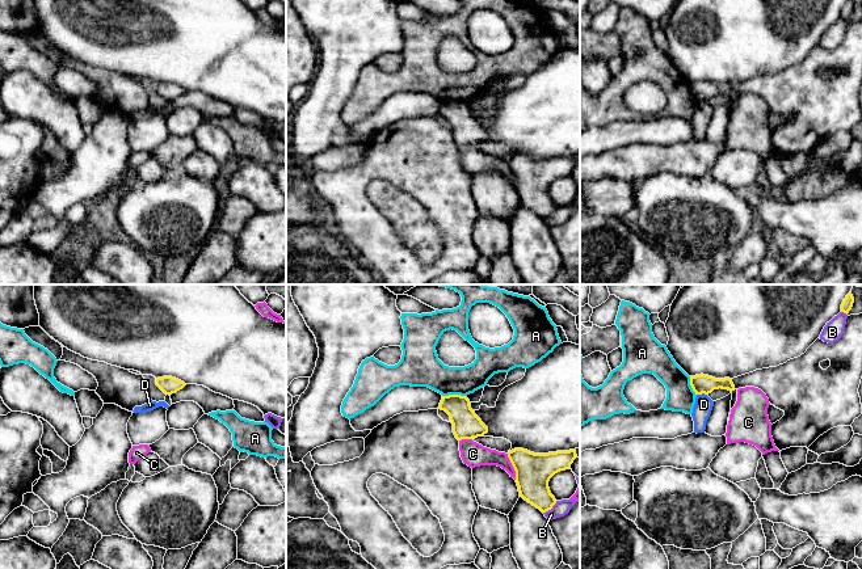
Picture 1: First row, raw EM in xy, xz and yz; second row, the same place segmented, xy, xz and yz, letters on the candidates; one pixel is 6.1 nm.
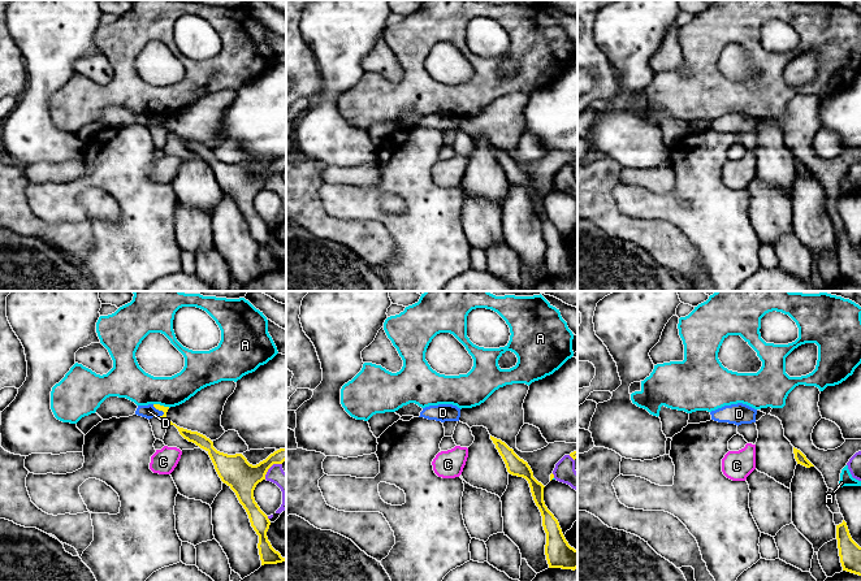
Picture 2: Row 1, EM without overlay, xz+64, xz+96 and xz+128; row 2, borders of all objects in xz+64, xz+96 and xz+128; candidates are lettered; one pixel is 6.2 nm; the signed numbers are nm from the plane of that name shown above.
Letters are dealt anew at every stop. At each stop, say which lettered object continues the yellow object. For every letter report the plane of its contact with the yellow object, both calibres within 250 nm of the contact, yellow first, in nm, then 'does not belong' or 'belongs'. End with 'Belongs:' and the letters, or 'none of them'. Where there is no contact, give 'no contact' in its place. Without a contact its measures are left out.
A: xz | 180/220 nm | does not belong
B: xz | 220/90 nm | does not belong
C: xz | 220/140 nm | does not belong
D: yz | 110/110 nm | does not belong
Belongs: none of them

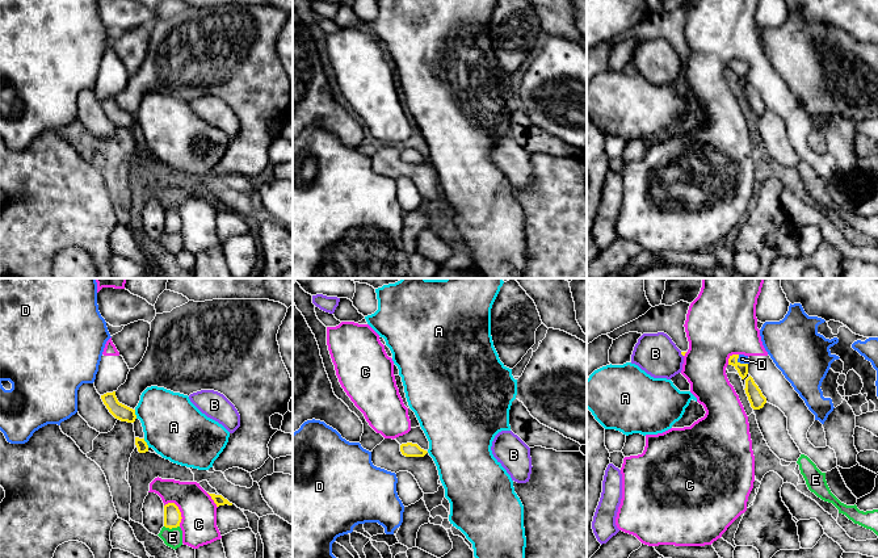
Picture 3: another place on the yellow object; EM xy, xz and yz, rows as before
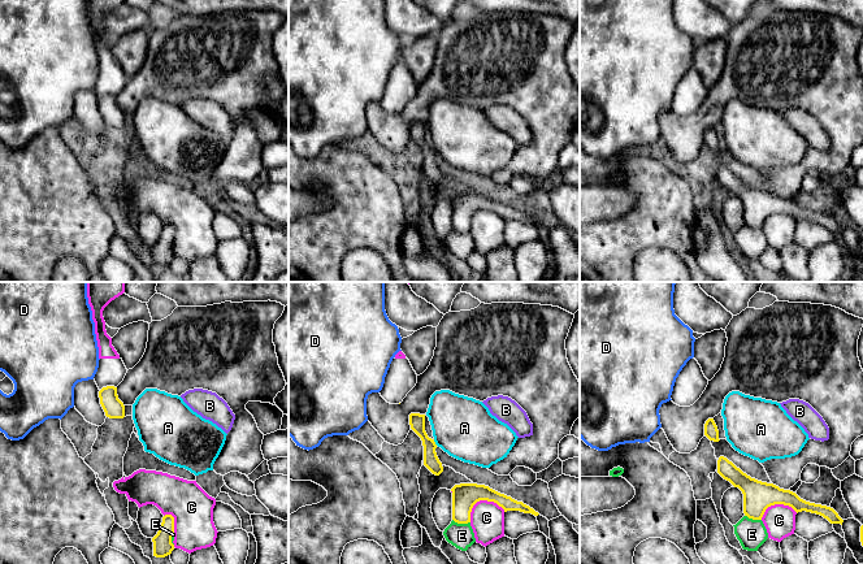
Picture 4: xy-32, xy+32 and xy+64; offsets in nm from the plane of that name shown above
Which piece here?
A: xy | 100/360 nm | does not belong
B: yz | 20/260 nm | does not belong
C: xy | 110/220 nm | does not belong
D: yz | 70/50 nm | belongs
E: xy | 110/110 nm | does not belong
Belongs: D

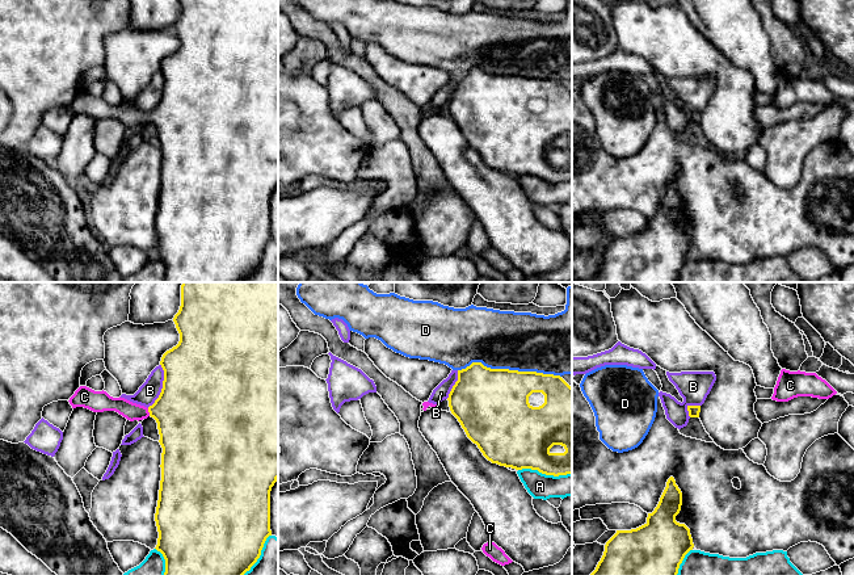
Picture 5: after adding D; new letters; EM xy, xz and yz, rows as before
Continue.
A: xz | 360/160 nm | does not belong
B: xy | 500/120 nm | does not belong
C: xy | 420/110 nm | belongs
D: xz | 460/360 nm | does not belong
Belongs: C

